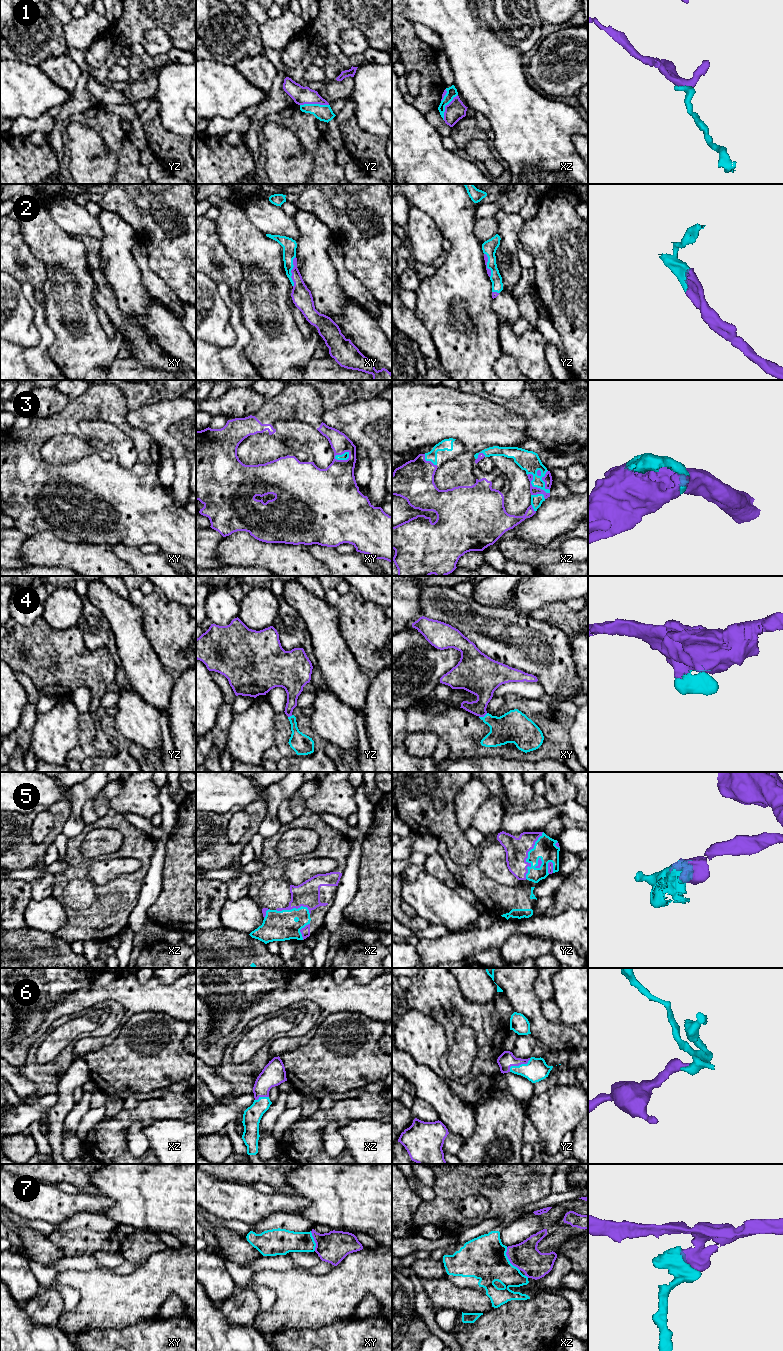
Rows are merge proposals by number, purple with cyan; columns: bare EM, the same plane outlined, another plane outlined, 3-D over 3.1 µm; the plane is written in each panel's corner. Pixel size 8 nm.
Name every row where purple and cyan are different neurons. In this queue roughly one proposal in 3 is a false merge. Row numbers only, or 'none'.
1, 7

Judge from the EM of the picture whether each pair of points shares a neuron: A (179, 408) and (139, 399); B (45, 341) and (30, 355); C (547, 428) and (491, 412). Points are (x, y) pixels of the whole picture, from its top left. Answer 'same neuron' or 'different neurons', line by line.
A: different neurons
B: same neuron
C: different neurons

